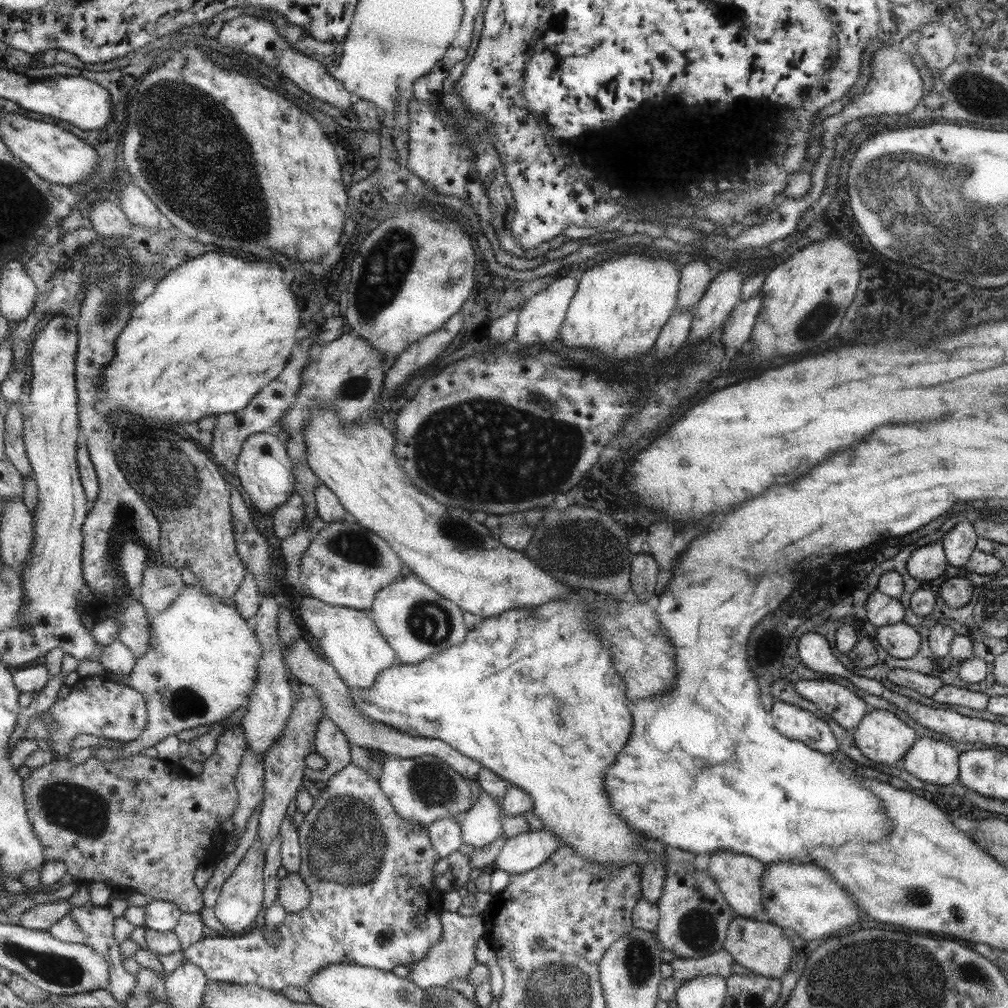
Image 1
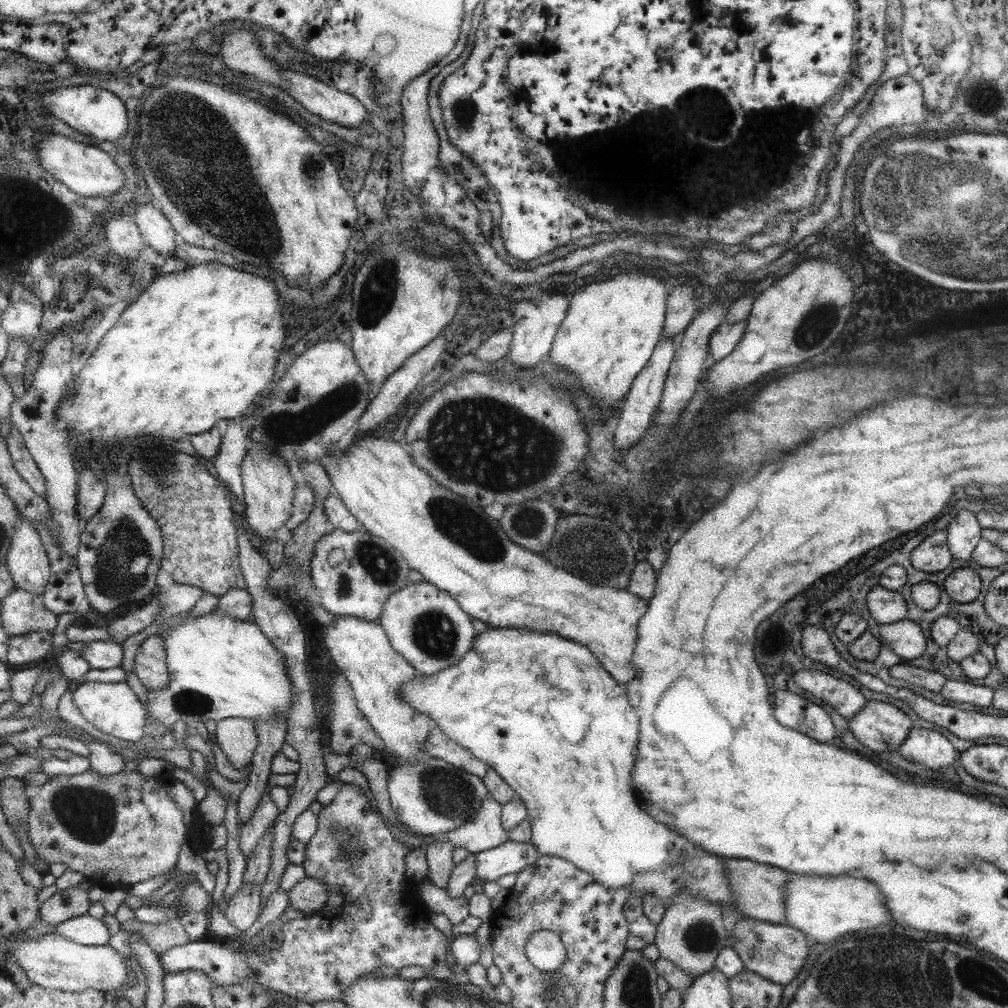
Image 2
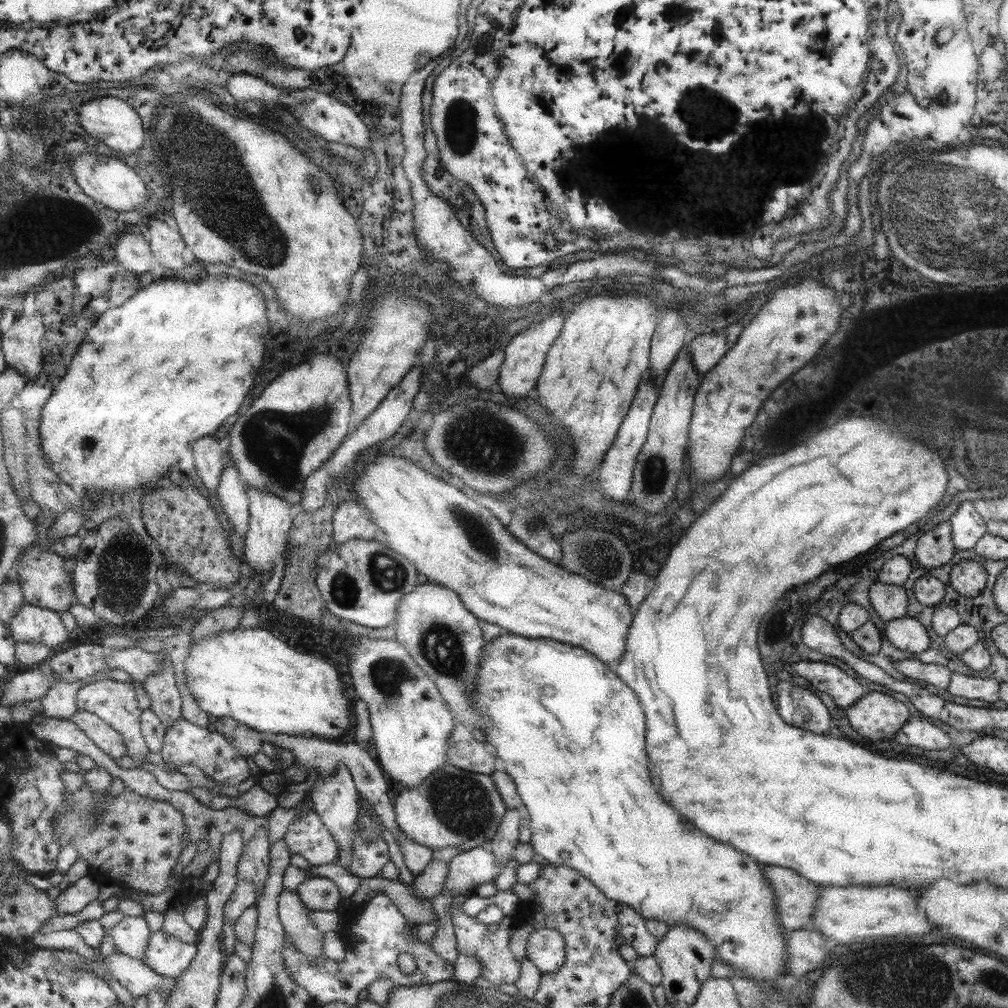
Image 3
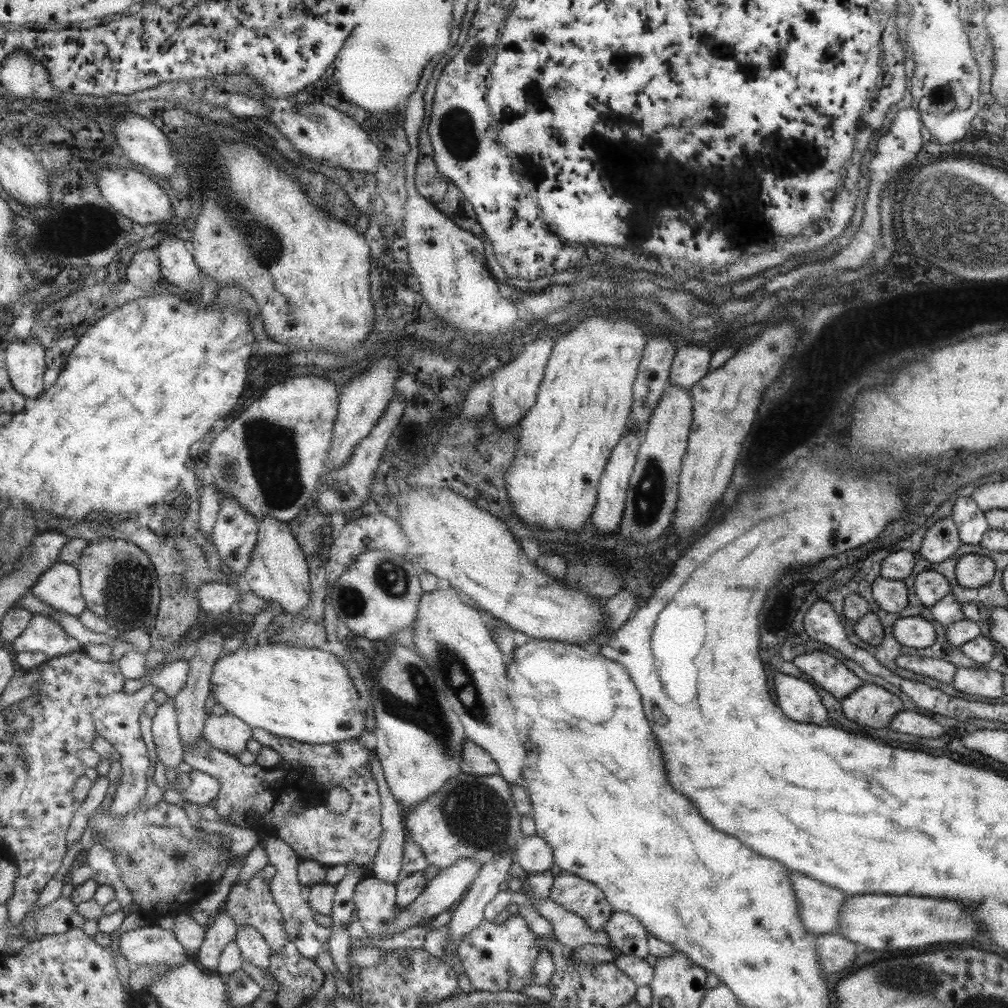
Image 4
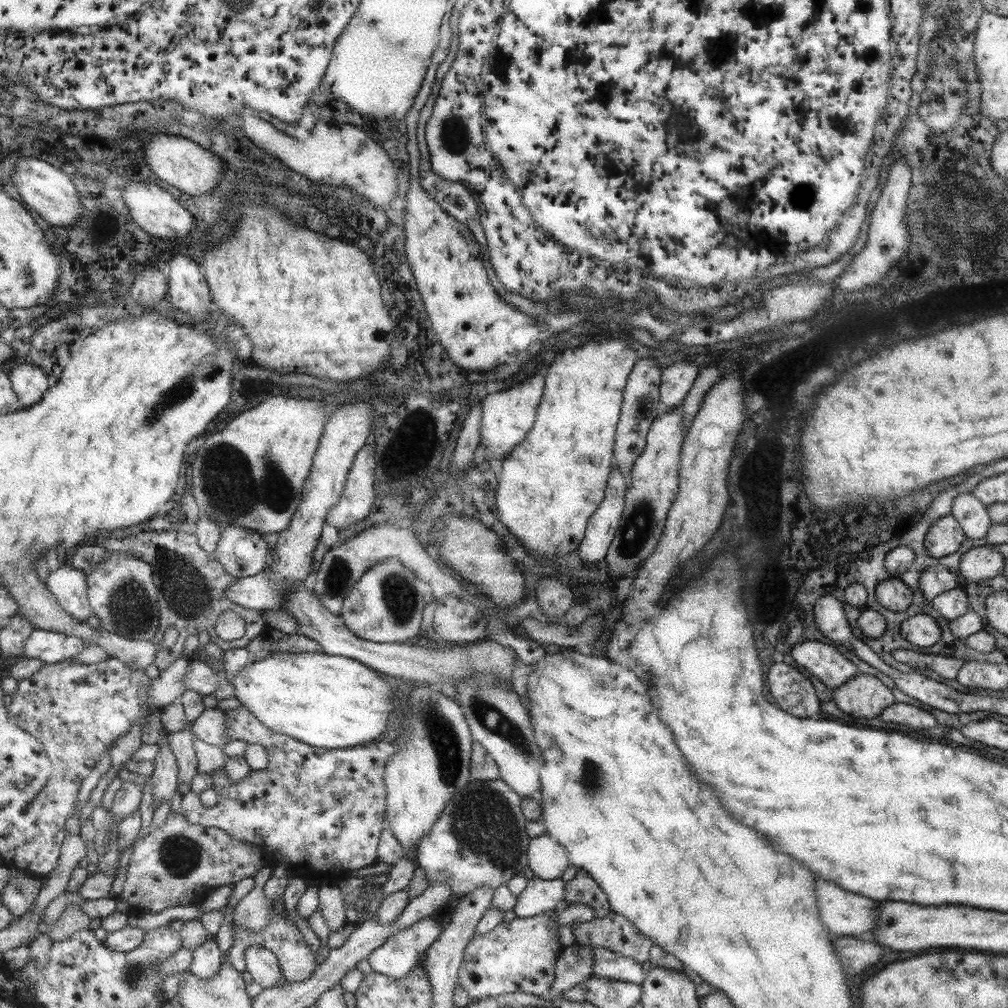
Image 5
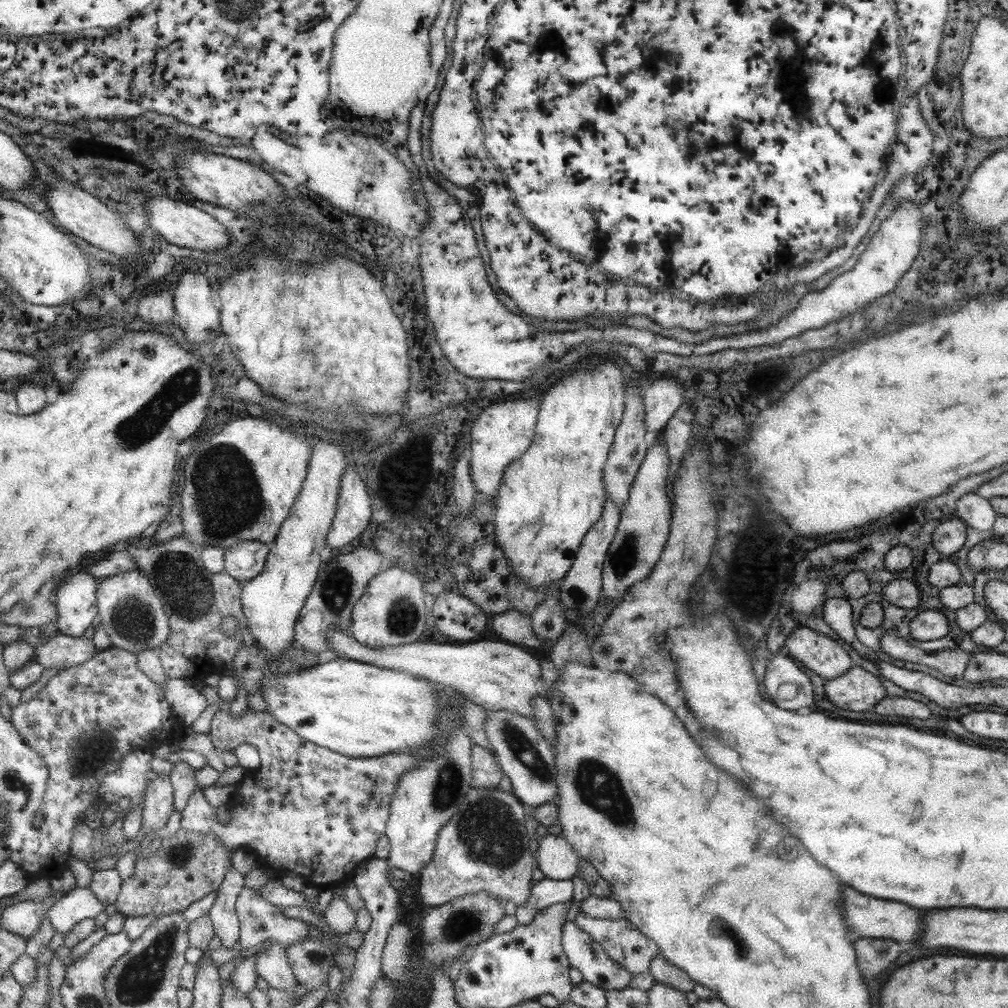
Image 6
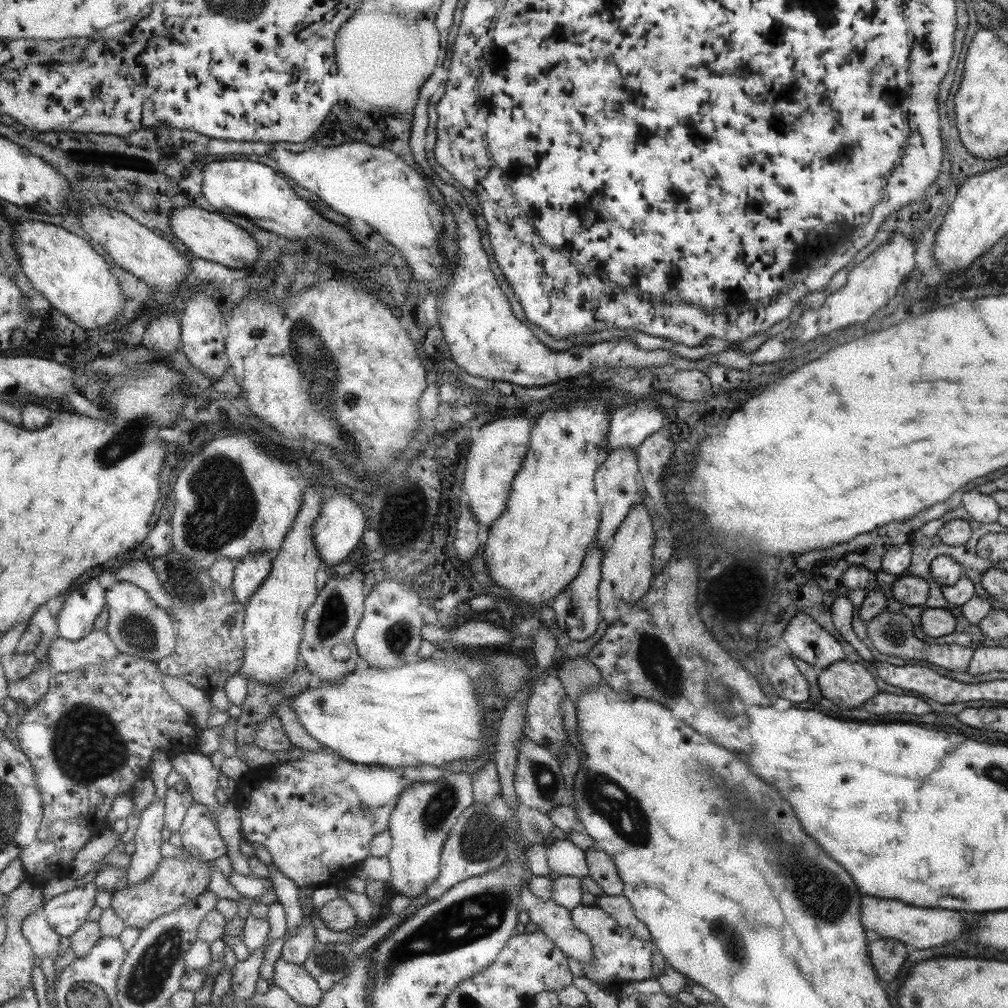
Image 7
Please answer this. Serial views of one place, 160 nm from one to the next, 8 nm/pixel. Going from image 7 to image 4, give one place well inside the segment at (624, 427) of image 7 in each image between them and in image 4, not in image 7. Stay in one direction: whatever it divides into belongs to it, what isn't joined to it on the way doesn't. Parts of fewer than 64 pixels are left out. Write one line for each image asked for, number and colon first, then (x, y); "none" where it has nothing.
4: (690, 363)
5: (676, 379)
6: (662, 397)

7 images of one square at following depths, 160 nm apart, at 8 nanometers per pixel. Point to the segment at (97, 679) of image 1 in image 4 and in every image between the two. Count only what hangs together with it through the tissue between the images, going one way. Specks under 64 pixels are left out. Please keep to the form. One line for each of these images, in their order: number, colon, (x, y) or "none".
2: (116, 709)
3: (115, 702)
4: (118, 719)

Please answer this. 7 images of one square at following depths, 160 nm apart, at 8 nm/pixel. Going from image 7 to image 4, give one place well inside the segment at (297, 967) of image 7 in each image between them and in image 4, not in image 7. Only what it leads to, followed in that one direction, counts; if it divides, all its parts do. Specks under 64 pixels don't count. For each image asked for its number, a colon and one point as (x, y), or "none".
4: (254, 947)
5: (263, 965)
6: (273, 965)

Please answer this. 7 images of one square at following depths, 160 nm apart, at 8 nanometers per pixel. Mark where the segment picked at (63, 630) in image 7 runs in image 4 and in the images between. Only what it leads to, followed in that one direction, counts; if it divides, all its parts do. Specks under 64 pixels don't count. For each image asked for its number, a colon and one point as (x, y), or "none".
4: (60, 586)
5: (69, 584)
6: (76, 598)

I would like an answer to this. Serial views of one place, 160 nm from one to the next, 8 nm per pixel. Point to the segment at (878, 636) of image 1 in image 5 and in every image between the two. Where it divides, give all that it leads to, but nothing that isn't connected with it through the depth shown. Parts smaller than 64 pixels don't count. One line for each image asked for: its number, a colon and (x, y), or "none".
2: (904, 638)
3: (906, 634)
4: (913, 631)
5: (921, 630)

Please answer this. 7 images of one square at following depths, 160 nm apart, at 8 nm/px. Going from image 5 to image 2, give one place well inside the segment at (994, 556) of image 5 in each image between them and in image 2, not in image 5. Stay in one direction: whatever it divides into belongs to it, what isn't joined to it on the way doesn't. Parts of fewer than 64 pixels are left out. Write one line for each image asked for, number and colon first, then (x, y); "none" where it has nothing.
2: (963, 585)
3: (967, 577)
4: (971, 571)

